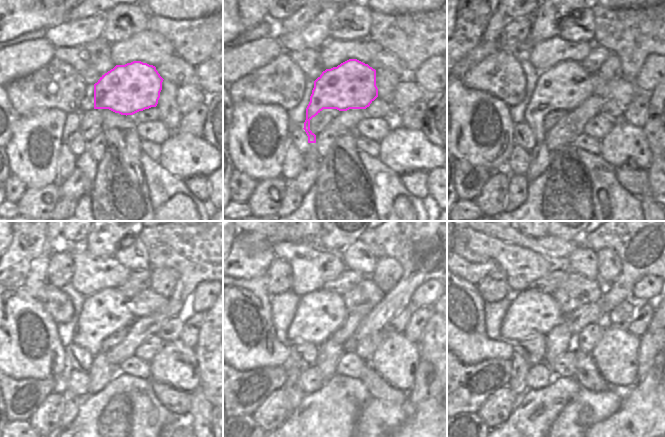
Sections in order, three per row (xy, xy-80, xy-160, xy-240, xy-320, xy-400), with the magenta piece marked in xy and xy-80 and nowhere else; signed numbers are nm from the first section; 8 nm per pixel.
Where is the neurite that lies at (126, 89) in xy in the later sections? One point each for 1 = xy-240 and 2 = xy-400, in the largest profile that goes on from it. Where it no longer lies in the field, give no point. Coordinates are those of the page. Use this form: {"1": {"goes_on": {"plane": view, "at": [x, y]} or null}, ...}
{"1": {"goes_on": {"plane": "xy-240", "at": [105, 312]}}, "2": {"goes_on": {"plane": "xy-400", "at": [531, 312]}}}

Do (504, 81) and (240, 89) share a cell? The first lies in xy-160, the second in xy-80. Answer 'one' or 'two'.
one

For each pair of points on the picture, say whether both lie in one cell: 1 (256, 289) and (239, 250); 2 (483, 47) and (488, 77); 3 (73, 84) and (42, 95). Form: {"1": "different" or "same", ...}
{"1": "different", "2": "different", "3": "same"}

